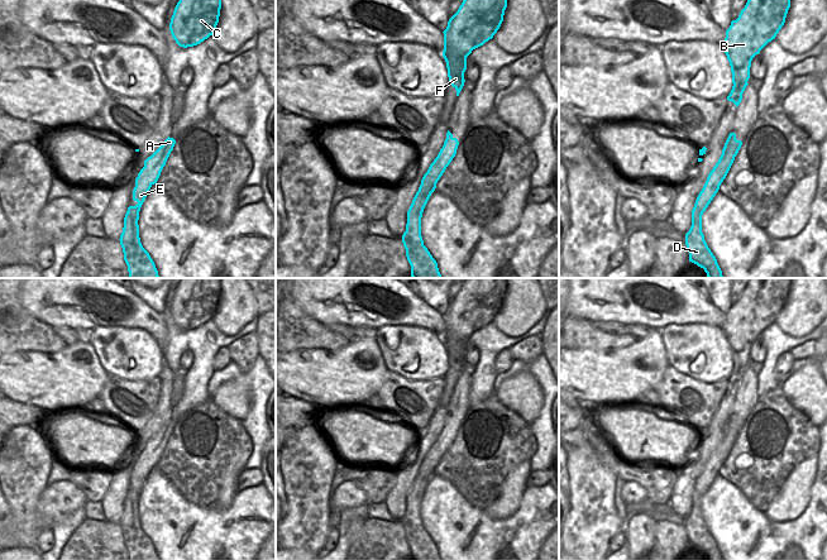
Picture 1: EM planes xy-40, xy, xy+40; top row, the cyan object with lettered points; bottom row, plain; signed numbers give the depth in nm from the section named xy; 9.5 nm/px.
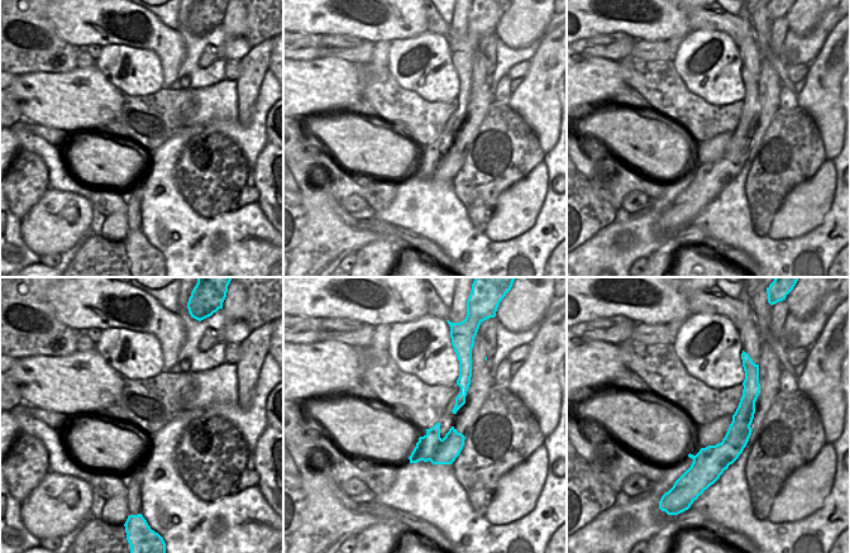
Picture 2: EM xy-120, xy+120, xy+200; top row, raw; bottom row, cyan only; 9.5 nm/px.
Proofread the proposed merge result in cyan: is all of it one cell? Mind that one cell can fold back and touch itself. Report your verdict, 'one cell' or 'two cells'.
two cells

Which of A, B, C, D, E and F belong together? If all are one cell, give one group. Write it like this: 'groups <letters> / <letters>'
groups A D E / B C F

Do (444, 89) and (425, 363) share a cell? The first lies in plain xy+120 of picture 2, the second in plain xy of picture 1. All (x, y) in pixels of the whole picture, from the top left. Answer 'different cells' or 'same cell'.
same cell

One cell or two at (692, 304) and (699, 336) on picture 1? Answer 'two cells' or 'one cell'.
two cells

